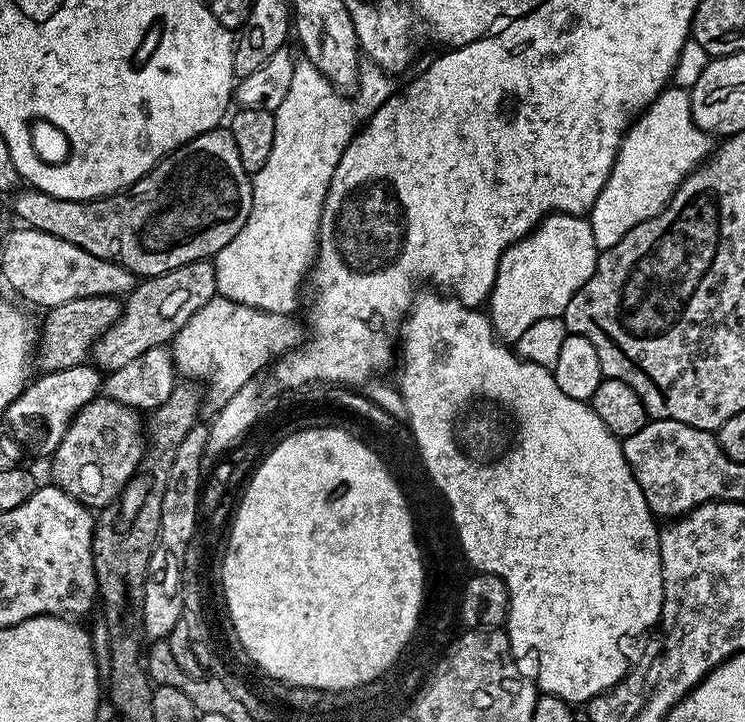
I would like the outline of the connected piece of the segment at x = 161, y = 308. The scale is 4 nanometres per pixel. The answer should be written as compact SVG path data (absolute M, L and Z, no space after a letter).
M212 260L190 262L161 276L141 279L123 301L118 322L92 347L91 363L109 373L126 366L126 362L134 362L134 358L146 354L146 350L167 345L178 330L217 295L216 266Z

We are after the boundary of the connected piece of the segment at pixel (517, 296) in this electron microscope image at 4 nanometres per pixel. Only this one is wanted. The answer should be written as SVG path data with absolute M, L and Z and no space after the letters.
M553 212L529 236L511 244L500 256L490 297L490 319L497 336L512 346L534 322L563 317L570 298L594 274L597 255L591 219L565 212Z

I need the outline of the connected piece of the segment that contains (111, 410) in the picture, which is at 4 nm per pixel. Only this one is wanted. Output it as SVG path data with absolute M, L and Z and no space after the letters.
M97 398L78 410L62 442L52 453L51 483L90 509L105 508L120 499L128 479L142 462L145 447L145 417L135 408L127 408L107 398Z

